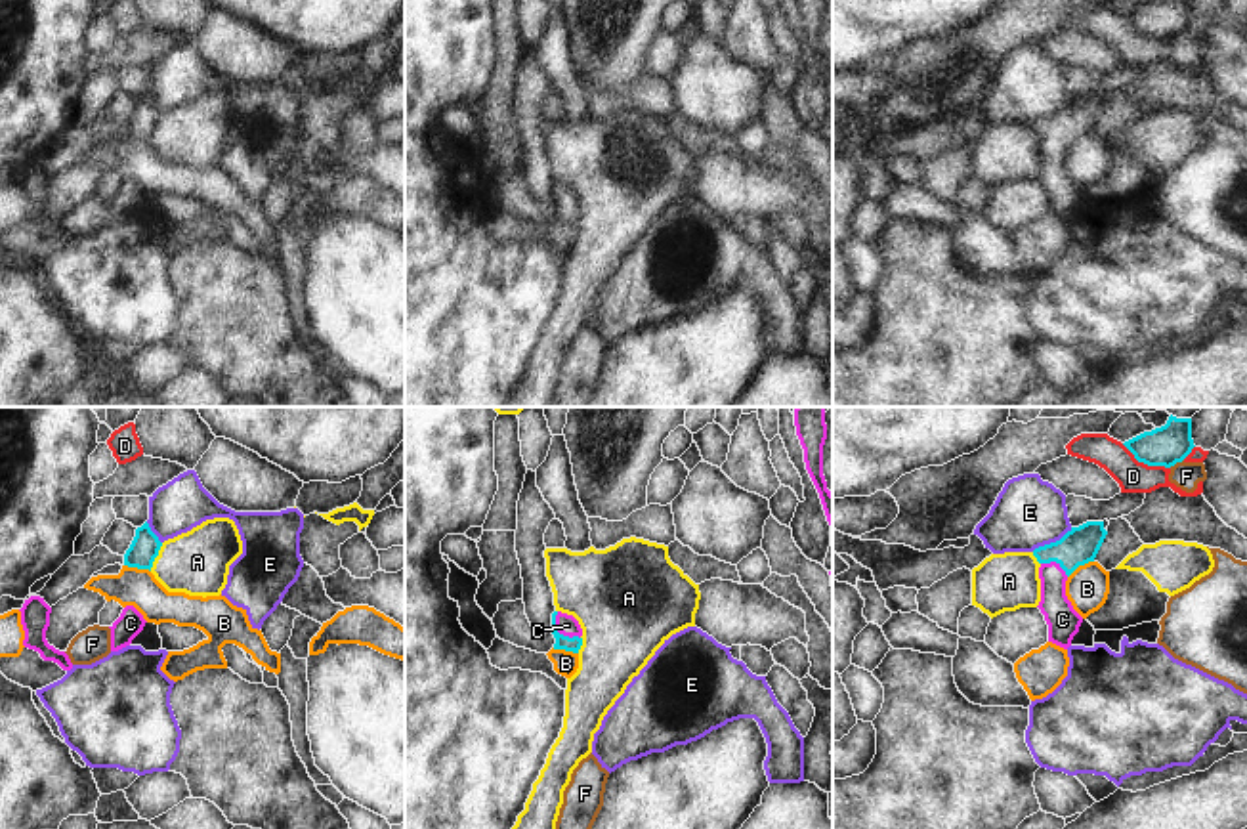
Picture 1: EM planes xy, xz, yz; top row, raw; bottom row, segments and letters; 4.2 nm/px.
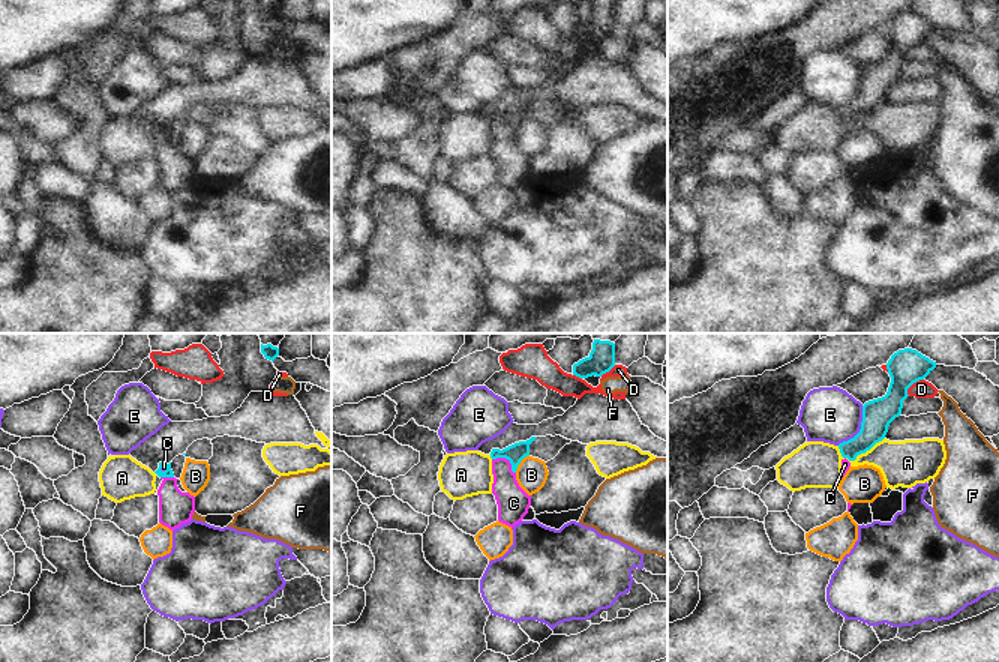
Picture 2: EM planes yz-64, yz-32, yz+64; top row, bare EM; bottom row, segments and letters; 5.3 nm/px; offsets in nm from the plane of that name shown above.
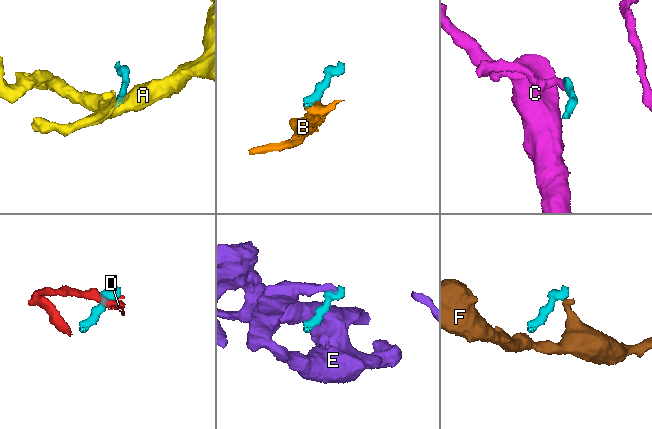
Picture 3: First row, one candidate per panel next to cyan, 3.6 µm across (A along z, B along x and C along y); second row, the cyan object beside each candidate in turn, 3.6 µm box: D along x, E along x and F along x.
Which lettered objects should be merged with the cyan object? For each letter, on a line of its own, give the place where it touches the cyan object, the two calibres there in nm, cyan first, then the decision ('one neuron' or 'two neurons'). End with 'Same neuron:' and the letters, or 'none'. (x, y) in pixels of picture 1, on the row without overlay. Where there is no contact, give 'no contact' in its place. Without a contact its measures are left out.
A: contact xy (157, 127); calibres 120 and 280 nm; two neurons
B: contact xy (138, 140); calibres 120 and 160 nm; two neurons
C: contact xz (558, 205); calibres 70 and 90 nm; one neuron
D: contact yz (1146, 35); calibres 160 and 140 nm; two neurons
E: contact yz (1051, 115); calibres 160 and 300 nm; two neurons
F: contact yz (1175, 35); calibres 160 and 120 nm; two neurons
Same neuron: C

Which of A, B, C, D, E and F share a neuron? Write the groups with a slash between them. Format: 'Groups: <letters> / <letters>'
Groups: A / B / C / D F / E.

